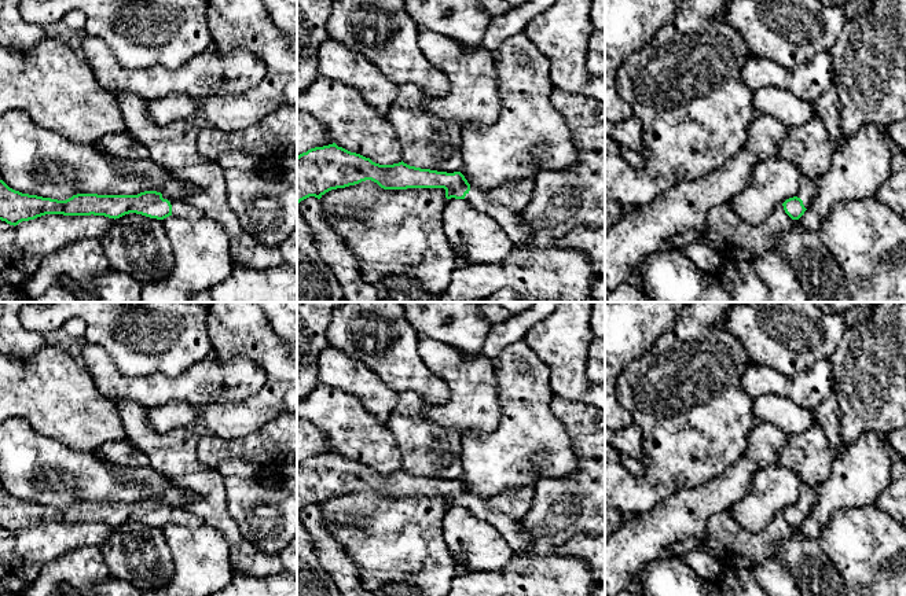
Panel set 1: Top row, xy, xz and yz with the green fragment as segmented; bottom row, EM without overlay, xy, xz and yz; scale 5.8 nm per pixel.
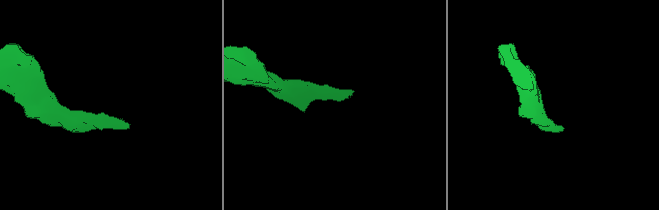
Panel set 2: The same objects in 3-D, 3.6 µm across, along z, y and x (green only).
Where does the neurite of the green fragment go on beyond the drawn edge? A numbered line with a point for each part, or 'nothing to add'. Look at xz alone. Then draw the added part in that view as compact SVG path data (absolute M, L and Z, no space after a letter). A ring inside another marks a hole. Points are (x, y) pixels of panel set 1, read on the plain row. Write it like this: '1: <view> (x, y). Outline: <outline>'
1: xz (517, 537). Outline: M470 493L470 498L466 501L465 508L477 518L495 526L516 553L524 553L528 549L529 534L521 527L520 520L491 511L487 507L487 498Z

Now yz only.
1: yz (806, 500). Outline: M803 485L803 488L800 490L799 500L797 500L796 504L803 508L803 512L807 516L811 512L814 504L815 504L815 492L814 492L814 489L807 486L807 485Z

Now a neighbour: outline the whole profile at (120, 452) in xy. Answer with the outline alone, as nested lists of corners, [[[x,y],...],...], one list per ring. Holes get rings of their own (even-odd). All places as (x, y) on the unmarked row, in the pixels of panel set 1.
[[[122,441],[104,442],[99,453],[109,461],[122,467],[148,467],[150,461],[144,452]]]

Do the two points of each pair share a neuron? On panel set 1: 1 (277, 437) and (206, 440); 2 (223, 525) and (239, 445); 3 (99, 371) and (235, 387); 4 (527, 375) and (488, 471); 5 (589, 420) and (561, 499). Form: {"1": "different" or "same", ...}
{"1": "same", "2": "different", "3": "same", "4": "same", "5": "same"}

